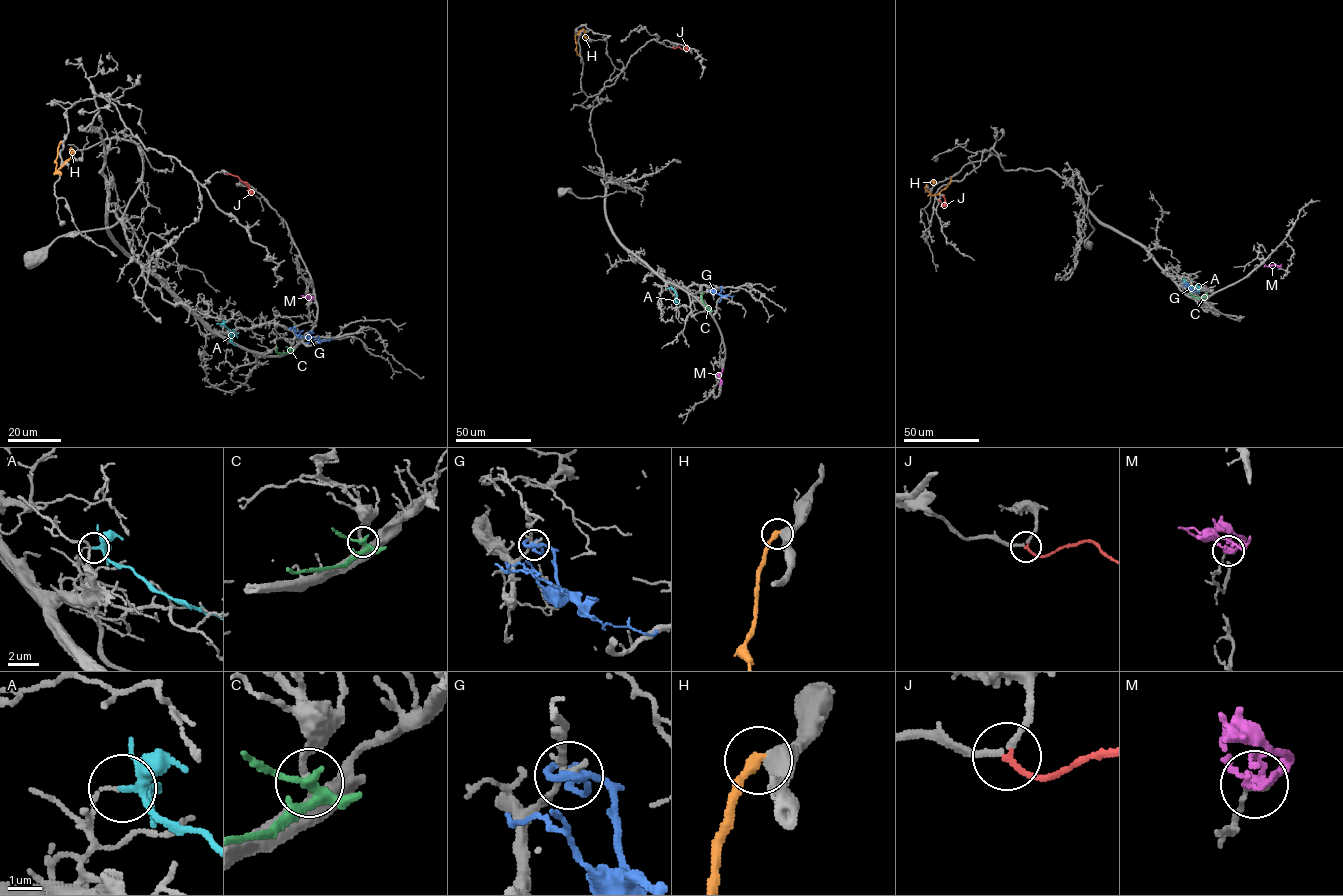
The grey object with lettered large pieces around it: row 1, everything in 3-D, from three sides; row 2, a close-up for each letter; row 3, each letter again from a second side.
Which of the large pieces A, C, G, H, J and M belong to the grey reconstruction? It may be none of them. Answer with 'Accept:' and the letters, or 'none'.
Accept: J

